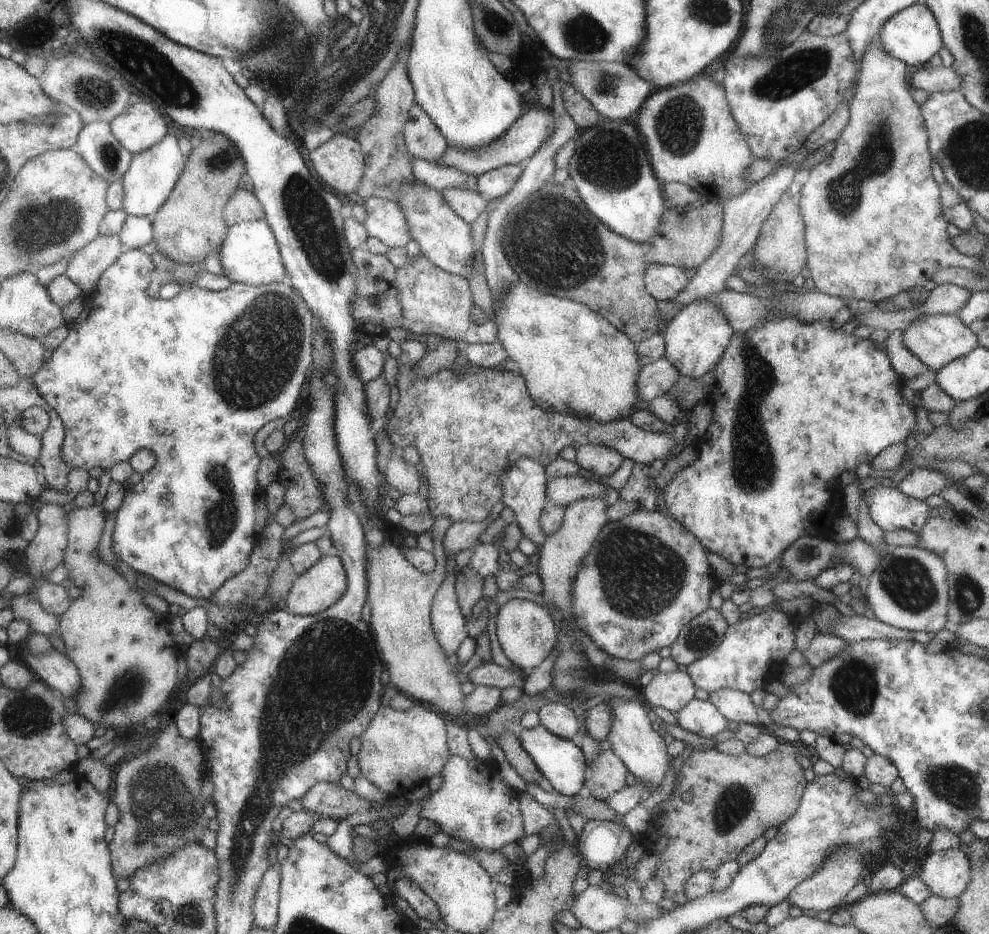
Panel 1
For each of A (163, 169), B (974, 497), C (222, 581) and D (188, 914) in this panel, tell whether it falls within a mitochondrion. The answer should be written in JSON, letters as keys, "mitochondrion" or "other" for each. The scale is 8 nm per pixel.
{"A":"other","B":"other","C":"other","D":"mitochondrion"}

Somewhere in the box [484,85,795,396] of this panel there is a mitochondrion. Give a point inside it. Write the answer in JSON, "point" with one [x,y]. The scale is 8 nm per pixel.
{"point":[553,239]}

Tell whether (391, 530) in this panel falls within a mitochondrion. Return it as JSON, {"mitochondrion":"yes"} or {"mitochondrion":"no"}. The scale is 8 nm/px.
{"mitochondrion":"no"}

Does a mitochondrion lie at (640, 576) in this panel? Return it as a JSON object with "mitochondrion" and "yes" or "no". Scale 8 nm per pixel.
{"mitochondrion":"yes"}

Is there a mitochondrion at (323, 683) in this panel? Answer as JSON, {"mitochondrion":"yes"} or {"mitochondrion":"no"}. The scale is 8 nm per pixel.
{"mitochondrion":"yes"}

